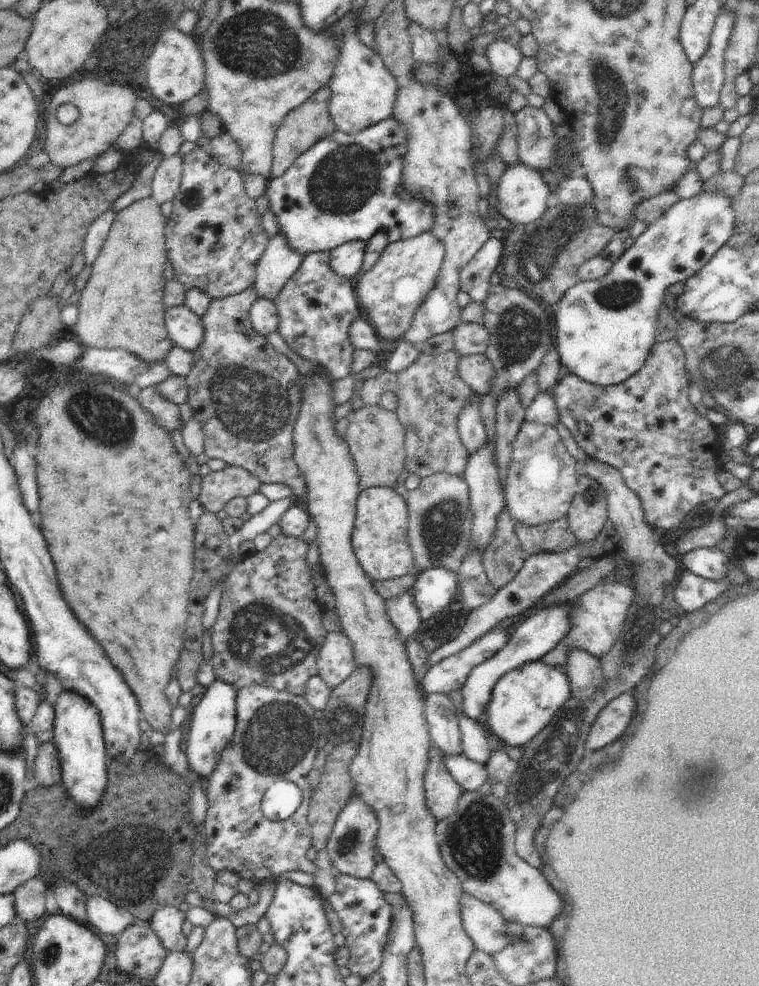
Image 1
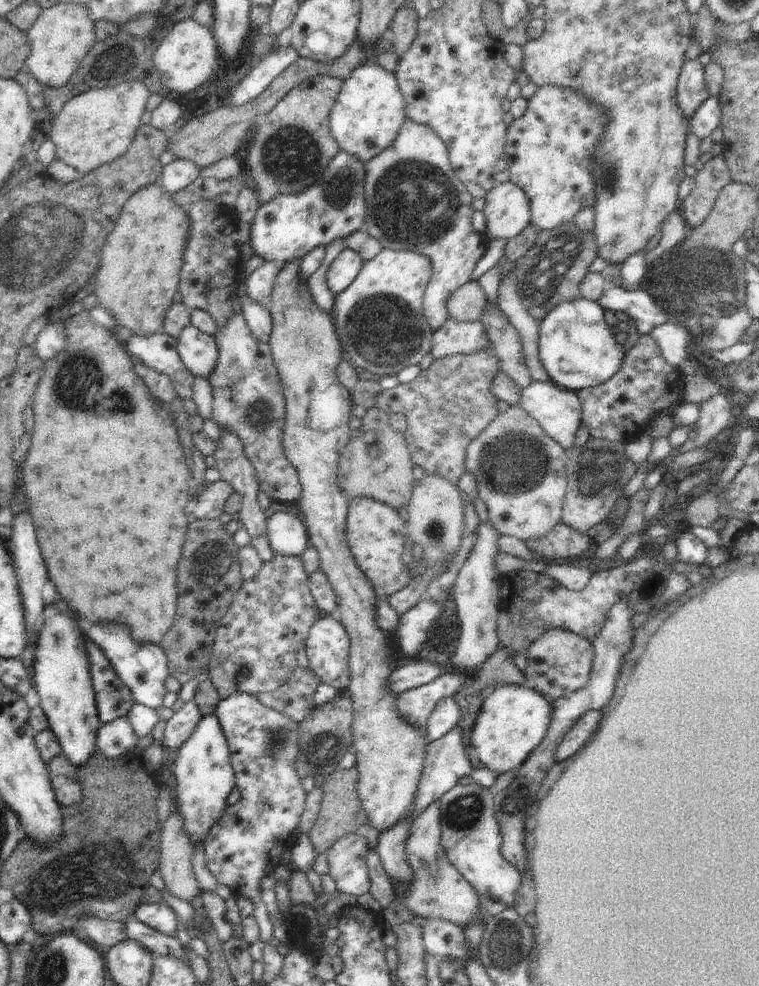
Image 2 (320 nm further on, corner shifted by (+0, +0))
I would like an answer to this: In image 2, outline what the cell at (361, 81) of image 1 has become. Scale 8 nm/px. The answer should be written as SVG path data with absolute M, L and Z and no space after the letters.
M372 60L360 64L351 76L343 81L340 94L329 114L329 125L331 135L336 139L341 150L367 163L394 144L406 118L405 100L400 92L395 73L378 66L376 61Z

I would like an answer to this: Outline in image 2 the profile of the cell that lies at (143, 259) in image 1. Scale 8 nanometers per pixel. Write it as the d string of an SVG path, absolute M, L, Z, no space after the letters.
M155 182L137 190L126 201L114 230L108 235L108 240L104 244L100 264L102 268L94 290L99 306L110 310L118 322L118 329L127 328L134 336L142 338L162 331L166 313L179 285L184 248L188 244L188 232L190 232L188 207L178 206L172 200L171 194L164 192Z

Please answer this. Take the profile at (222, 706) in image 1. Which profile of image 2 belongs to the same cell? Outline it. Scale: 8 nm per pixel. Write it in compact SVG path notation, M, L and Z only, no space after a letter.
M202 717L196 730L177 750L176 760L170 766L175 778L175 808L183 821L183 831L193 845L205 841L210 829L224 814L228 795L236 786L235 772L230 764L230 751L218 717Z

